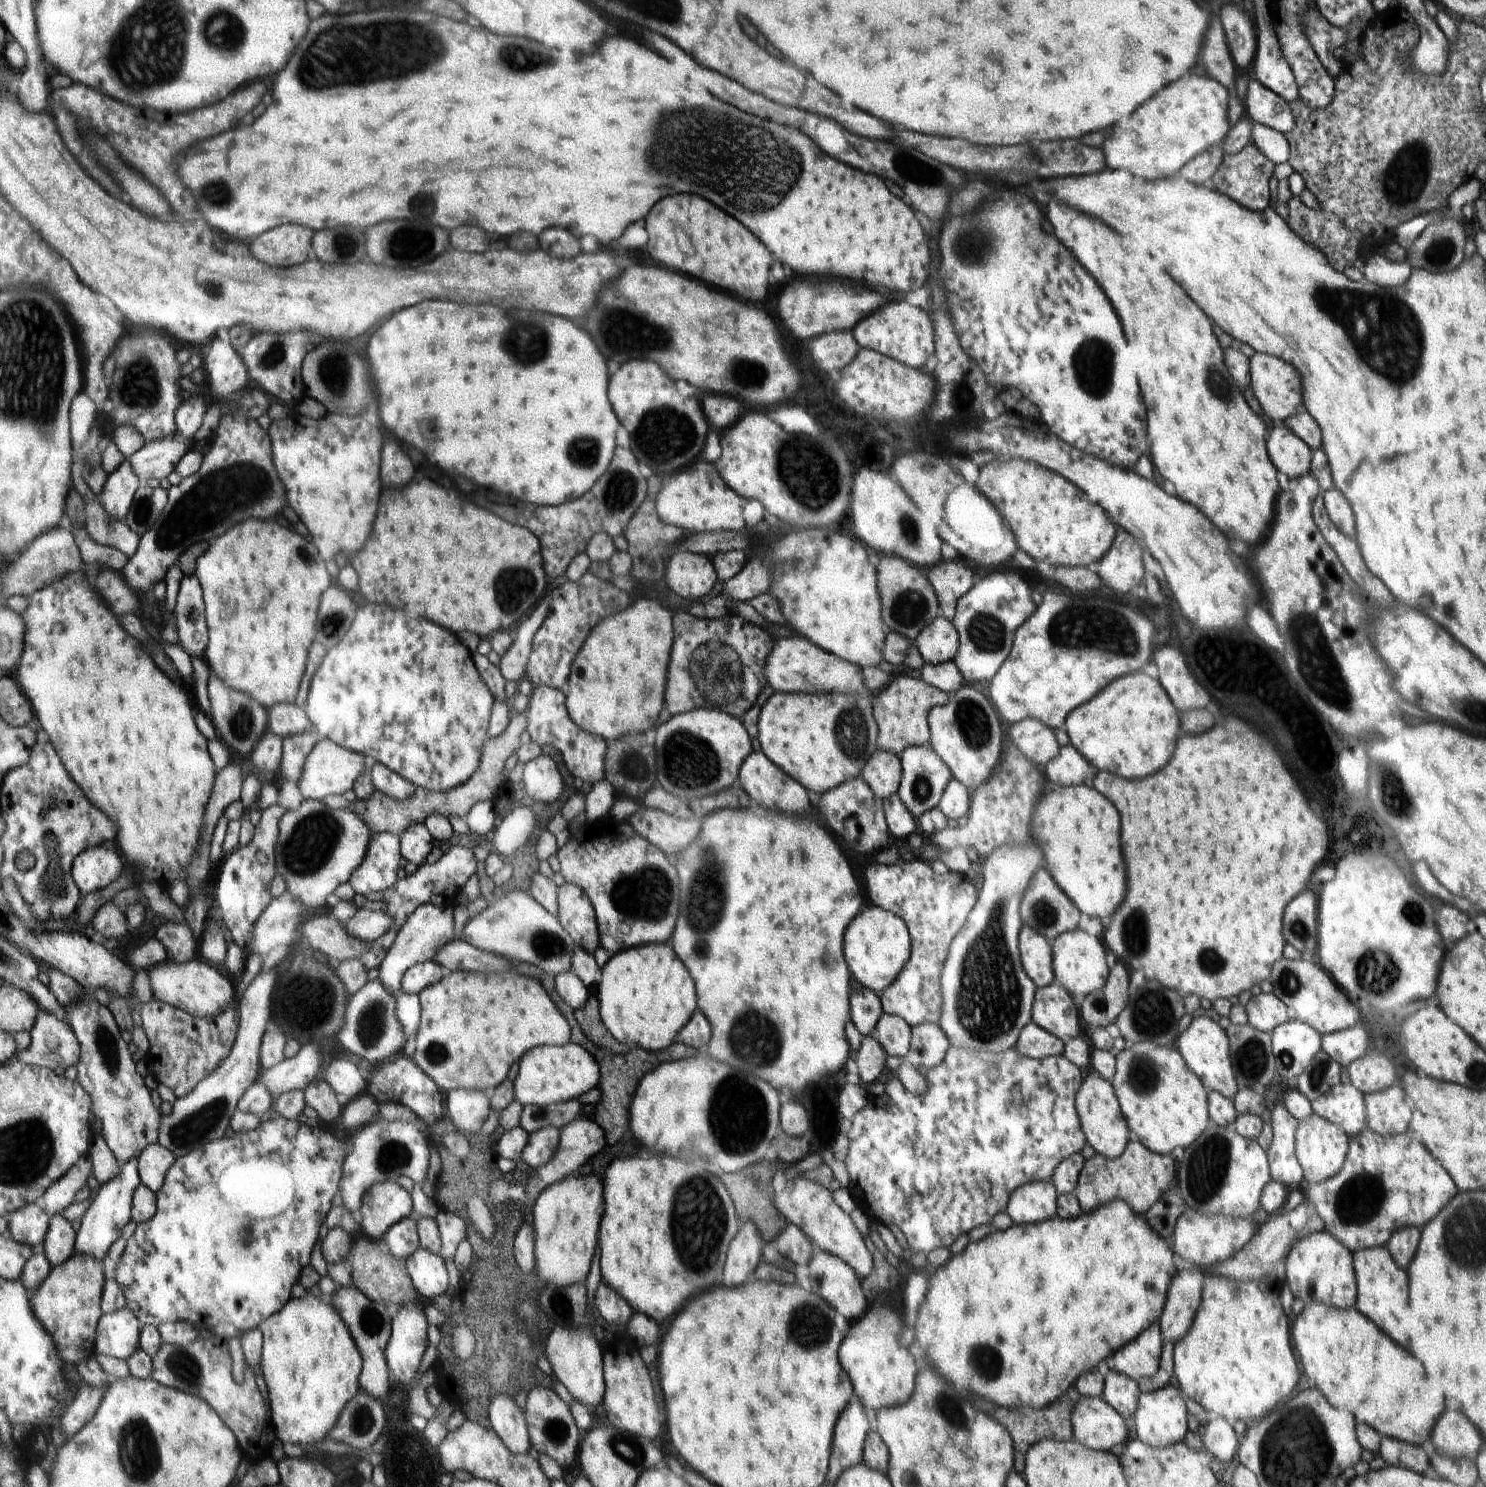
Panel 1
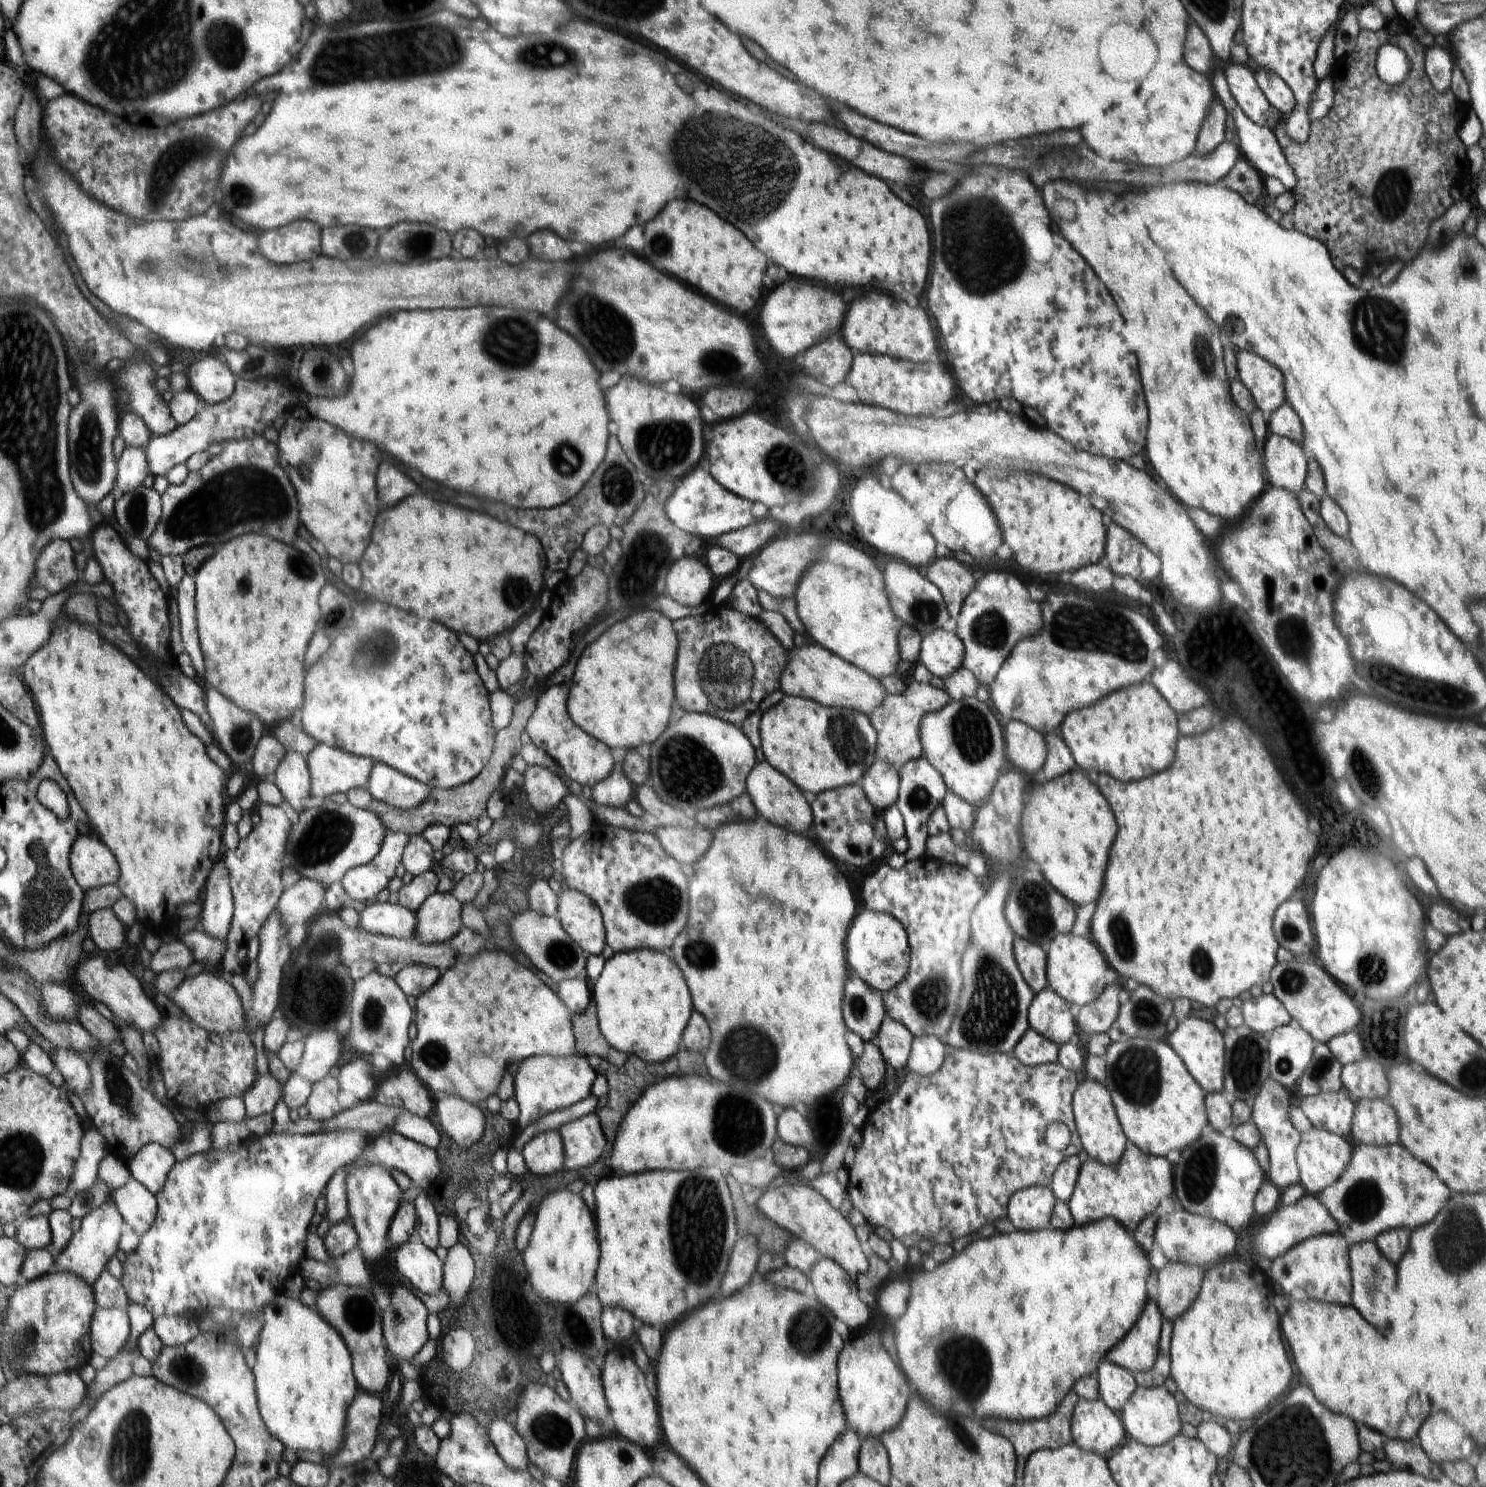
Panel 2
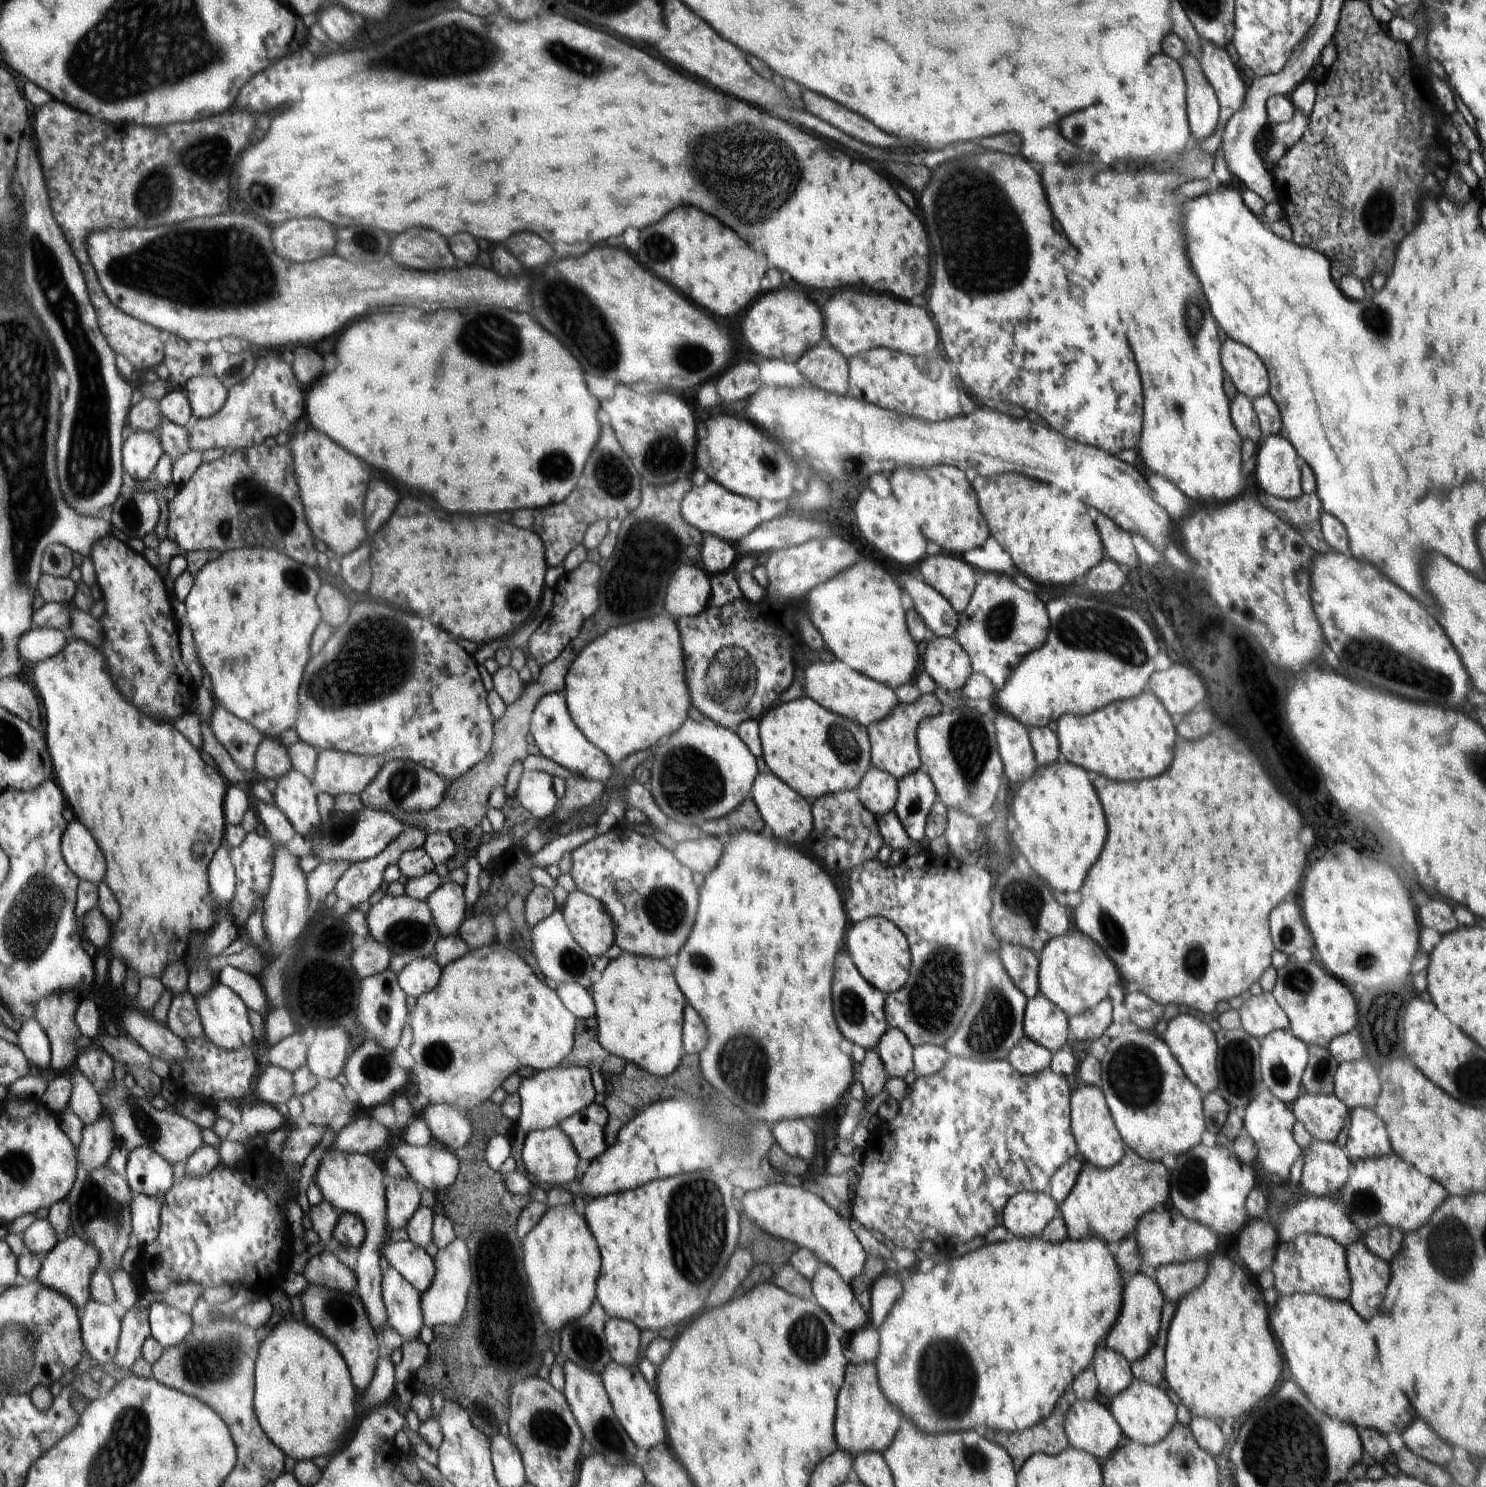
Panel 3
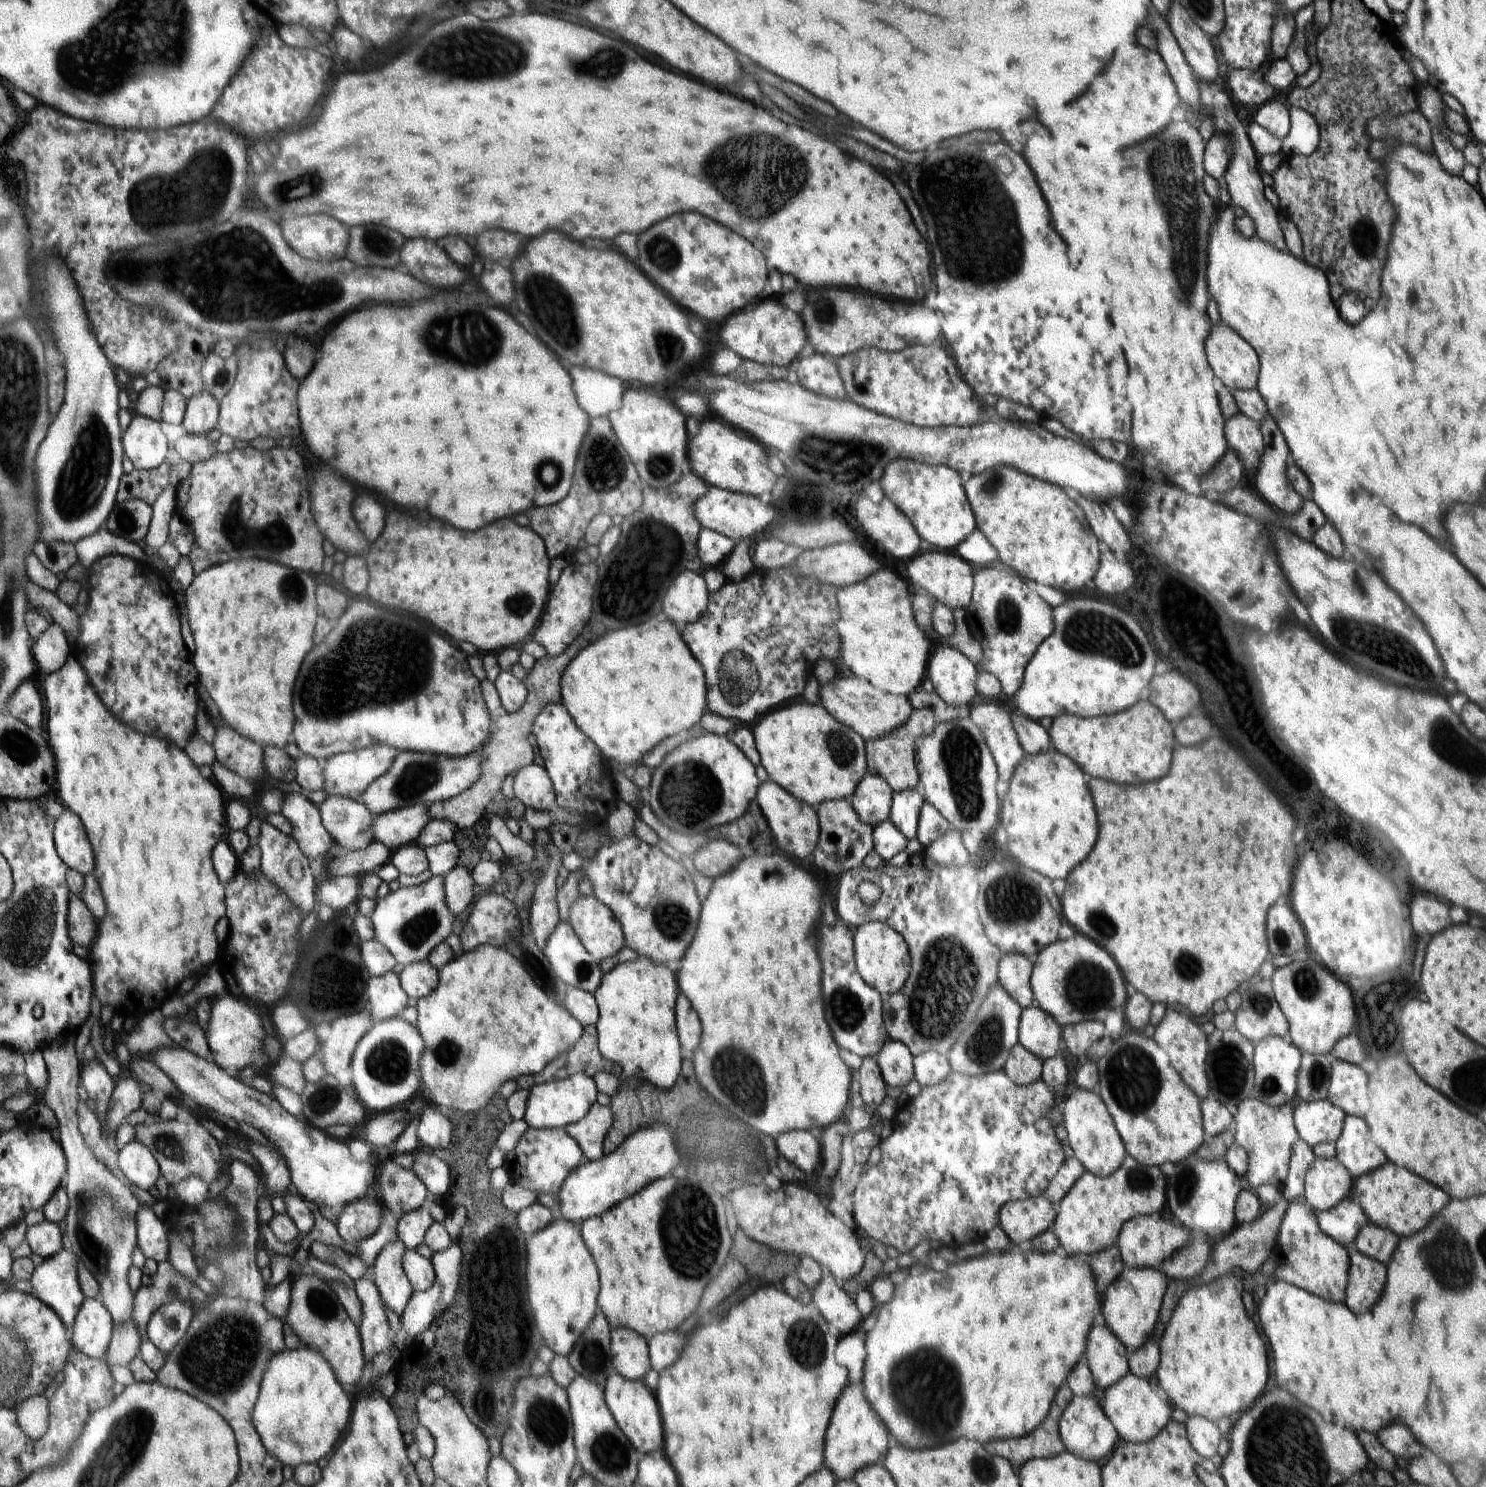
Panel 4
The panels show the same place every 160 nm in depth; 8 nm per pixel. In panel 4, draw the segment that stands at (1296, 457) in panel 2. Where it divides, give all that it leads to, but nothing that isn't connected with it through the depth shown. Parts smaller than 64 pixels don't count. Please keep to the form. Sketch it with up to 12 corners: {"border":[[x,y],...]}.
{"border":[[1268,416],[1256,486],[1267,504],[1296,514],[1304,499],[1286,476],[1284,435]]}

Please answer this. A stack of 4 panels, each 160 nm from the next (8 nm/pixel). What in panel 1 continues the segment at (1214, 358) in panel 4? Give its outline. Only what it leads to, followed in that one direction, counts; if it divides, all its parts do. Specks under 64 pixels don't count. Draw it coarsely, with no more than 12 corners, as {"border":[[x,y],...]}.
{"border":[[1249,358],[1249,379],[1275,424],[1302,402],[1301,380],[1285,360]]}

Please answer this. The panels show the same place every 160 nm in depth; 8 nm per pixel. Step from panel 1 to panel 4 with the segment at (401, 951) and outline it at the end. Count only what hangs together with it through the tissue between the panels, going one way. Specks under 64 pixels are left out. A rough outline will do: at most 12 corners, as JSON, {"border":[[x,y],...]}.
{"border":[[456,866],[445,875],[445,897],[458,916],[474,900],[470,871]]}

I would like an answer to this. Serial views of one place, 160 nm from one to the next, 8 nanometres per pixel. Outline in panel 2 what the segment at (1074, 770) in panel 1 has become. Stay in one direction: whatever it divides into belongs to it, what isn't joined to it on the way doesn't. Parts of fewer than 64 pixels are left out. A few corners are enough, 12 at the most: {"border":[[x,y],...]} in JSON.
{"border":[[1046,736],[1048,758],[1039,779],[1050,781],[1076,768],[1062,737]]}

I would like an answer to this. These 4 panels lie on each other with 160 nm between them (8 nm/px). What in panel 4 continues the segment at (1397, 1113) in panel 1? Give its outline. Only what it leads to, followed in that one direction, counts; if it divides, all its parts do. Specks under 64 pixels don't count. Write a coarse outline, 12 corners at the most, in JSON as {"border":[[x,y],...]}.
{"border":[[1345,1116],[1335,1157],[1354,1179],[1388,1162],[1367,1122]]}

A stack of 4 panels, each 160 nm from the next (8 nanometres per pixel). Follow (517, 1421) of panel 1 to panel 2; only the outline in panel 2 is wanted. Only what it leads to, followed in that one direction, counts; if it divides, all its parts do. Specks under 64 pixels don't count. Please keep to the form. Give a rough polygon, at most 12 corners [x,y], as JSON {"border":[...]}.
{"border":[[504,1419],[490,1424],[501,1460],[510,1469],[528,1469],[526,1446]]}

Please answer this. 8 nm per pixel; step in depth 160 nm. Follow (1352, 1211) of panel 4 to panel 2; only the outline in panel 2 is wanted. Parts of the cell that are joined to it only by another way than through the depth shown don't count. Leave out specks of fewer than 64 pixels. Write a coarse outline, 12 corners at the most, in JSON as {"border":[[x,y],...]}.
{"border":[[1306,1193],[1250,1240],[1271,1262],[1304,1240],[1340,1234],[1317,1196]]}

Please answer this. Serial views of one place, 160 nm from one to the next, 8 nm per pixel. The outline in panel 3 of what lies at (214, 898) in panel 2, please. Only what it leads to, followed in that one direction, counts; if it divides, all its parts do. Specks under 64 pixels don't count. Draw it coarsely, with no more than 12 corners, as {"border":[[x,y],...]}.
{"border":[[218,848],[208,866],[210,893],[226,913],[236,878],[229,848]]}

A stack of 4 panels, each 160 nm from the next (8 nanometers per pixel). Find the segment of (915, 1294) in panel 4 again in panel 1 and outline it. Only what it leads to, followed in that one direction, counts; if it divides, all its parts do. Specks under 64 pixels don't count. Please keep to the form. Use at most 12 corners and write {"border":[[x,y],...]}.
{"border":[[1120,1199],[993,1228],[915,1343],[960,1398],[1051,1406],[1158,1322],[1170,1242]]}

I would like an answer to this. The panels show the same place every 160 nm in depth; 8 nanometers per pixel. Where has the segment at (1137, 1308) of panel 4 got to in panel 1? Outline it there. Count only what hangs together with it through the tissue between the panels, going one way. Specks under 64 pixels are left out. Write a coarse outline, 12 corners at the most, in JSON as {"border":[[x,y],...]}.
{"border":[[1152,1323],[1105,1359],[1103,1369],[1134,1380],[1154,1376],[1162,1345]]}

